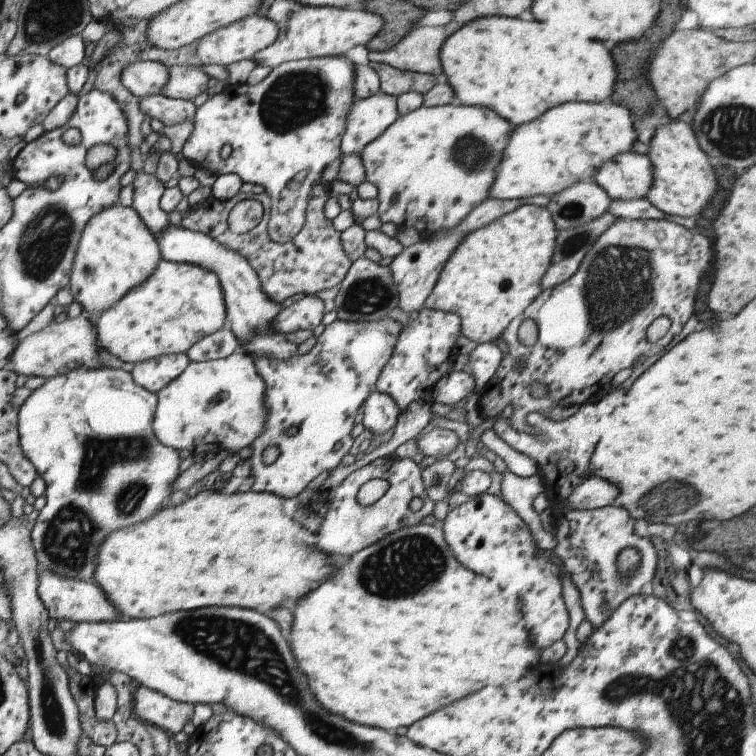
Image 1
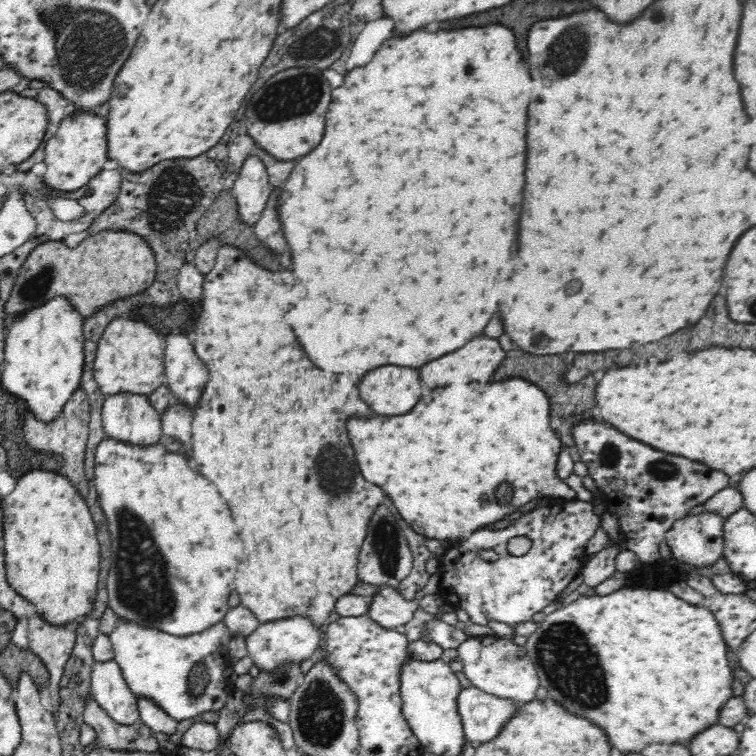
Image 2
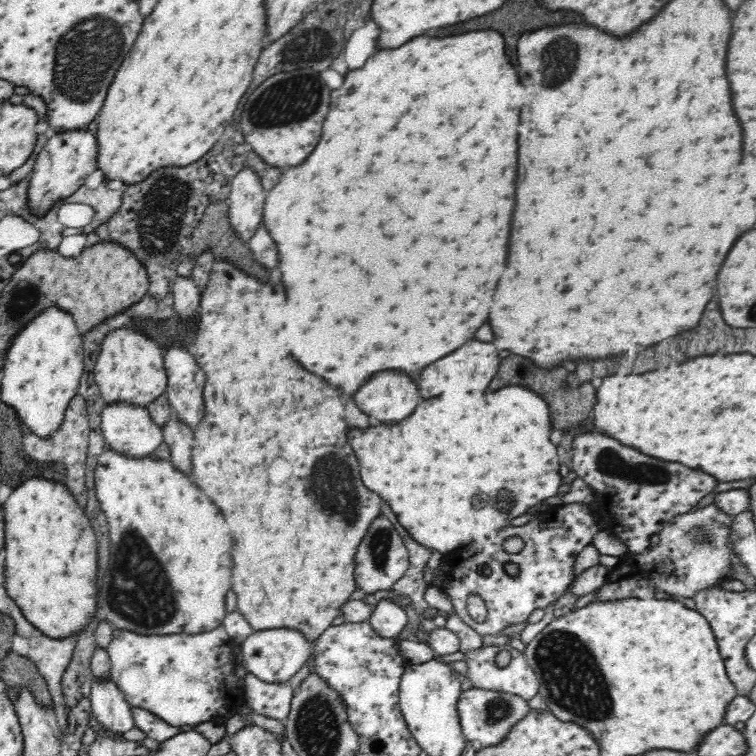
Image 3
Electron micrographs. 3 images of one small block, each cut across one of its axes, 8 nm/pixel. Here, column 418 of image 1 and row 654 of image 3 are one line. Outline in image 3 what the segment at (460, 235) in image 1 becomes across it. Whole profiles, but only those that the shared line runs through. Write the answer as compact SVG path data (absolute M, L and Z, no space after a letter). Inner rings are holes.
M274 628L274 630L258 630L252 636L246 638L246 642L240 646L248 672L256 674L260 680L268 684L286 684L312 656L312 642L298 630L292 628Z

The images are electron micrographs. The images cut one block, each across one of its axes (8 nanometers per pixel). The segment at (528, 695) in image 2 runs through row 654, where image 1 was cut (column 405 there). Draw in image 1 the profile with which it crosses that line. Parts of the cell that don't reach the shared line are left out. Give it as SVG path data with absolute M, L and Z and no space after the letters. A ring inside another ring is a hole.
M399 460L393 464L381 464L381 466L363 466L355 472L351 472L339 486L335 492L331 492L331 502L329 502L329 512L323 520L323 526L319 528L317 534L317 548L325 554L333 554L333 556L353 556L357 552L361 552L363 548L379 542L381 538L403 530L403 528L413 528L419 526L421 520L425 516L429 516L433 512L435 502L431 502L427 498L427 492L421 484L421 466L415 464L413 460ZM369 480L385 480L389 486L385 490L385 494L371 506L361 506L357 502L357 492L363 484L367 484ZM411 498L421 498L423 506L417 512L409 510L409 500Z

